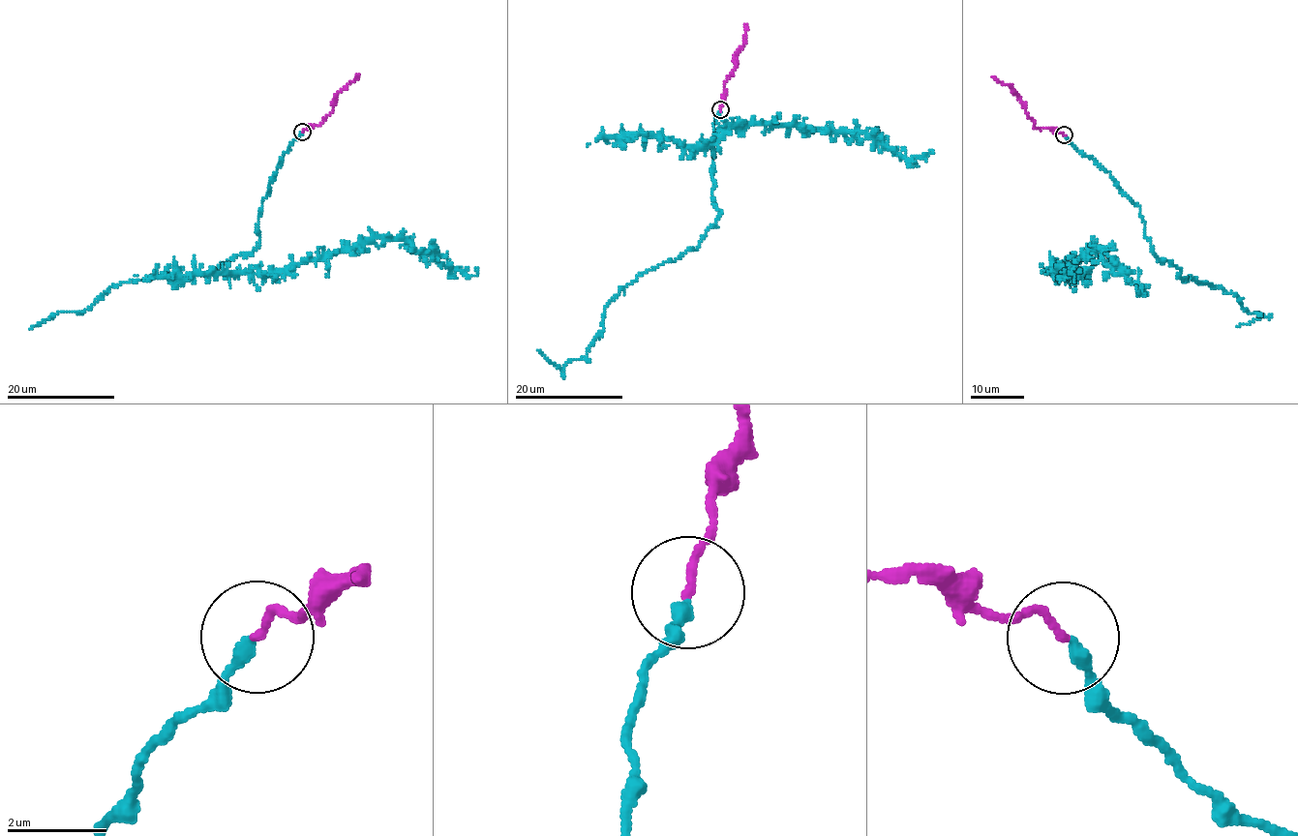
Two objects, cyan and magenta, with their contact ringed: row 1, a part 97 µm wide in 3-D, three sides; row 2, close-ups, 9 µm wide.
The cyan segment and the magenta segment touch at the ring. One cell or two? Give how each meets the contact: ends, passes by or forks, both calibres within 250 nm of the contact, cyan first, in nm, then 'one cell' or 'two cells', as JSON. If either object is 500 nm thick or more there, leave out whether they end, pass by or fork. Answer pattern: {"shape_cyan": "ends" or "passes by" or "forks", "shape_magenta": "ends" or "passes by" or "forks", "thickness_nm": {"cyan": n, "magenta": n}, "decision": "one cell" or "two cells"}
{"shape_cyan": "ends", "shape_magenta": "ends", "thickness_nm": {"cyan": 240, "magenta": 150}, "decision": "one cell"}

